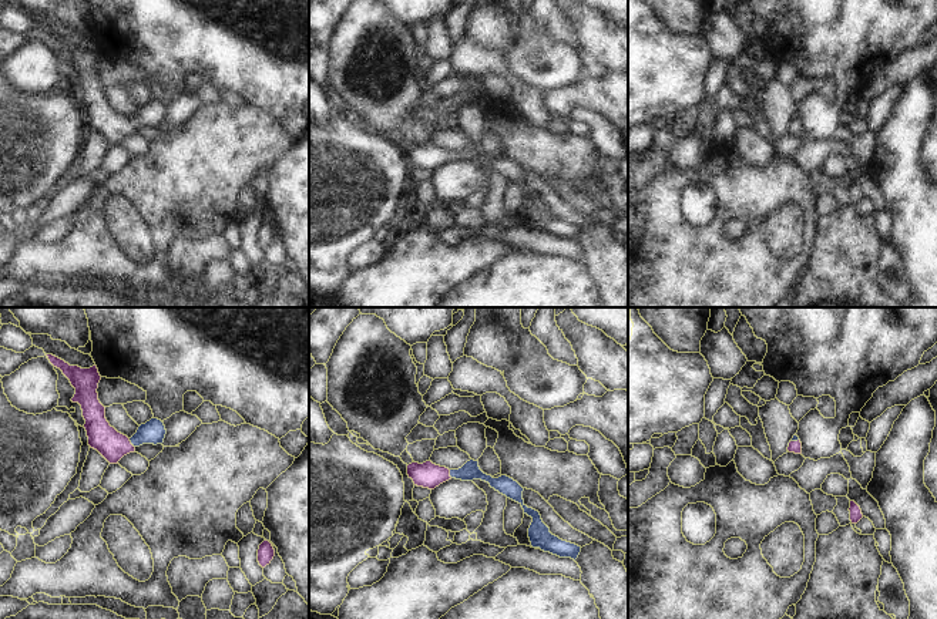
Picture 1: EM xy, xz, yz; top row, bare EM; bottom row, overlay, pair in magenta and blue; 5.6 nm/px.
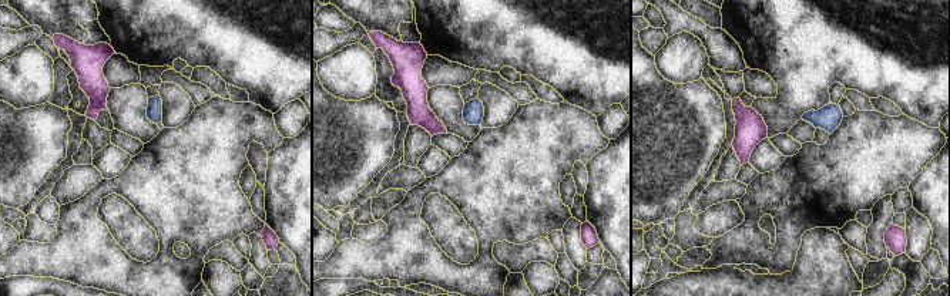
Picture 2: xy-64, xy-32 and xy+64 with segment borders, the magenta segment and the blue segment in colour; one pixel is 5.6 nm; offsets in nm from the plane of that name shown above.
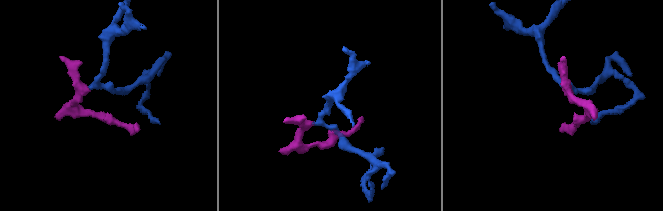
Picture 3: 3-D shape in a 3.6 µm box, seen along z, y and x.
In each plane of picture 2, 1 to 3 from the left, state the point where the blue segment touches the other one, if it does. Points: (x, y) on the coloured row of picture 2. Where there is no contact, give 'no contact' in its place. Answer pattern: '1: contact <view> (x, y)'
1: no contact
2: no contact
3: no contact

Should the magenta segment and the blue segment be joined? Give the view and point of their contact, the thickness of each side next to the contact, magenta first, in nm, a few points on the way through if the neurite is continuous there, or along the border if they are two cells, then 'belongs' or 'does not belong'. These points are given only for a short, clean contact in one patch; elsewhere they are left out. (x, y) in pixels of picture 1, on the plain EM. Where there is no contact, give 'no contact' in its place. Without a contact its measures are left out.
xy (130, 124) | 170/140 nm | across xy (113, 127), (130, 124), (153, 113) | belongs

